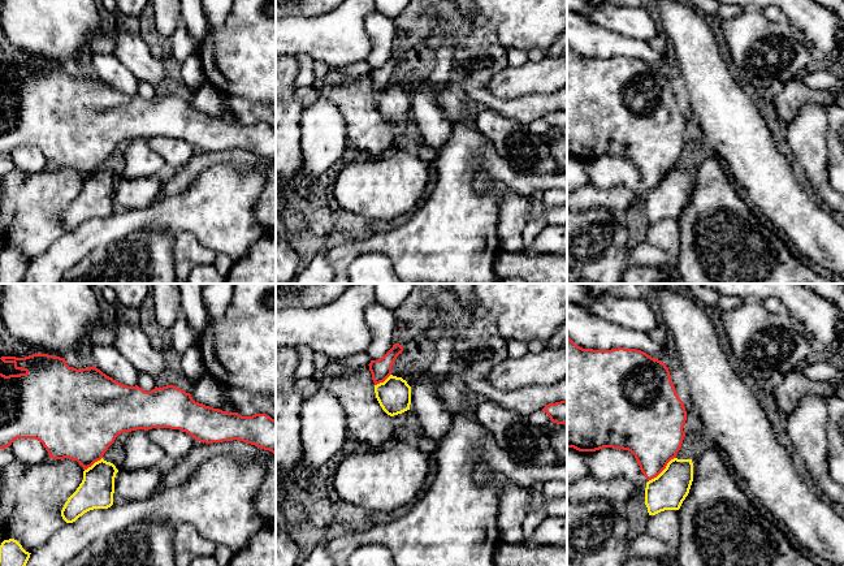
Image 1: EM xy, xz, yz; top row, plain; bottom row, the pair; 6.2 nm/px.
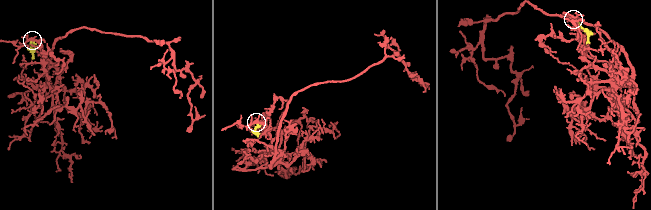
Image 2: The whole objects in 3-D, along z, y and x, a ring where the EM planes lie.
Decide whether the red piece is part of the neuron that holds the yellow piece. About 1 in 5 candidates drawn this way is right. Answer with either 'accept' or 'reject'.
reject

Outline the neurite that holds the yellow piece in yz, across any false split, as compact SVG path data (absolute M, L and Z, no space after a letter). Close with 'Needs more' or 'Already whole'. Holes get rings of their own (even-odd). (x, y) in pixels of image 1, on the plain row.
M671 168L666 177L646 191L645 213L649 224L679 219L693 190L692 168Z. Already whole

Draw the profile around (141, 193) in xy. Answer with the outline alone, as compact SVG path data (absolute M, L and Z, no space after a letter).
M164 168L156 174L135 180L120 178L114 186L114 200L125 209L143 209L150 207L157 198L164 182L172 172Z

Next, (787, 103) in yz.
M795 79L785 83L780 92L771 98L772 111L785 122L791 122L804 105L836 105L835 96L823 90L814 90L804 82Z

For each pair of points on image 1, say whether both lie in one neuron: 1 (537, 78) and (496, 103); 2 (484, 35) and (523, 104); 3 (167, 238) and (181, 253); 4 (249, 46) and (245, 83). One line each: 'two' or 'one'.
1: two
2: one
3: two
4: one

